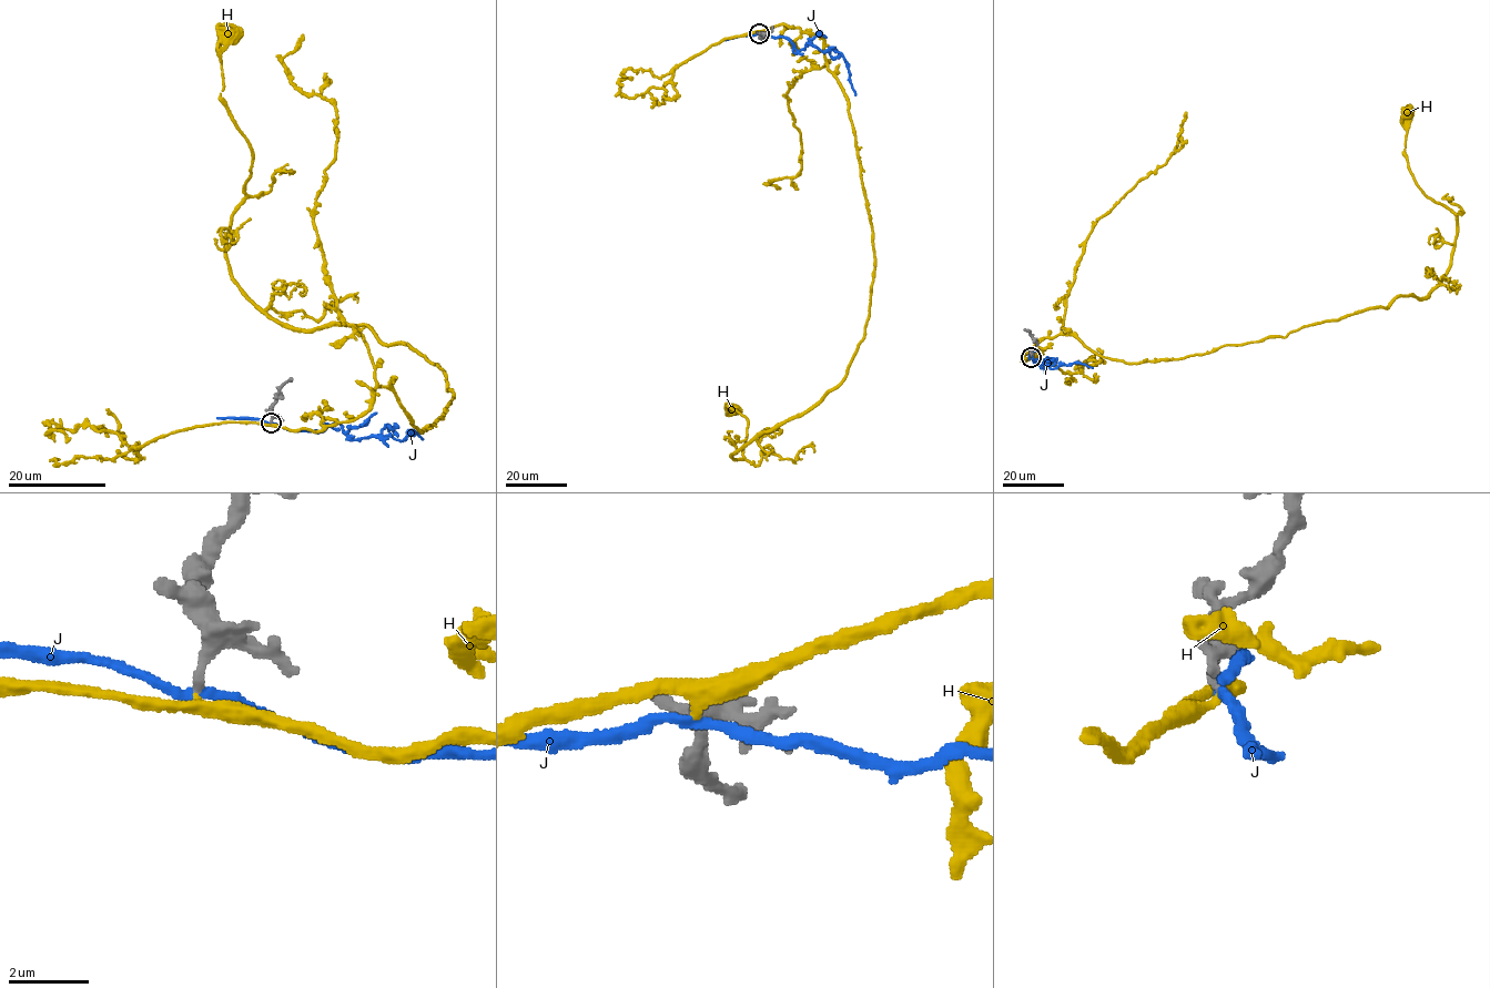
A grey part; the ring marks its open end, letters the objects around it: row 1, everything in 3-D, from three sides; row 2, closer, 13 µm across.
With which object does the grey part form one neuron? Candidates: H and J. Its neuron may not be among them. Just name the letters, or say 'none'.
H

